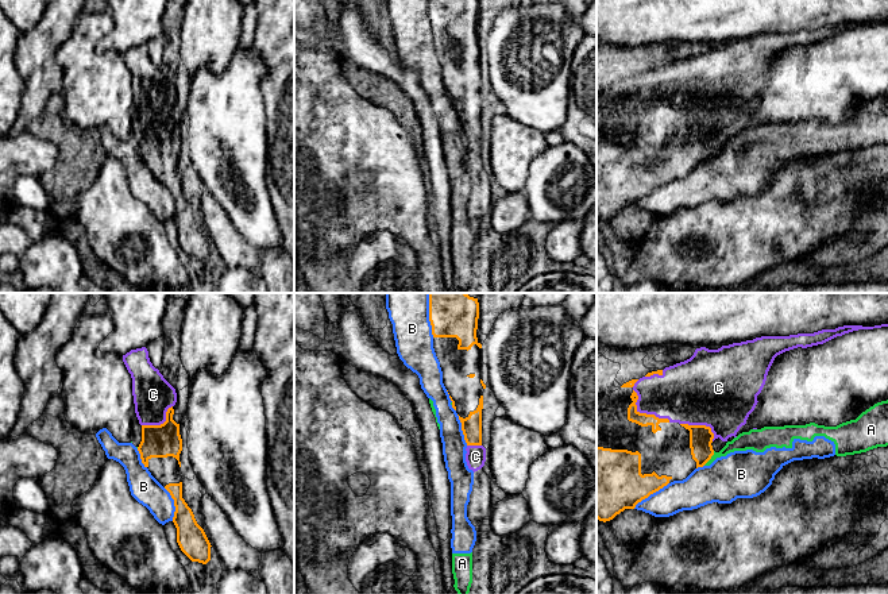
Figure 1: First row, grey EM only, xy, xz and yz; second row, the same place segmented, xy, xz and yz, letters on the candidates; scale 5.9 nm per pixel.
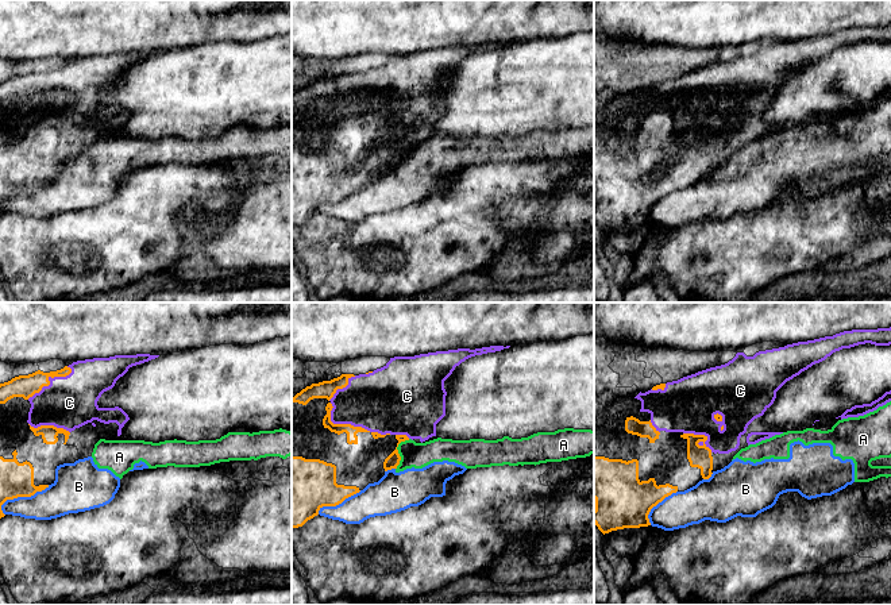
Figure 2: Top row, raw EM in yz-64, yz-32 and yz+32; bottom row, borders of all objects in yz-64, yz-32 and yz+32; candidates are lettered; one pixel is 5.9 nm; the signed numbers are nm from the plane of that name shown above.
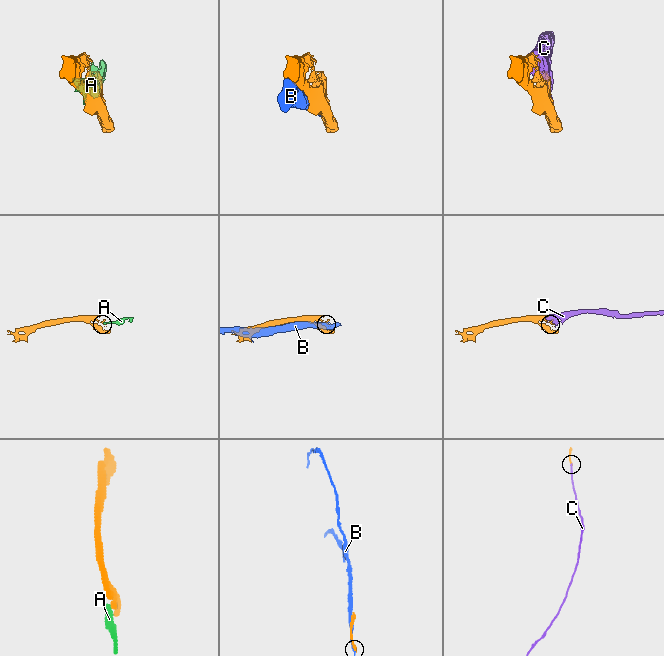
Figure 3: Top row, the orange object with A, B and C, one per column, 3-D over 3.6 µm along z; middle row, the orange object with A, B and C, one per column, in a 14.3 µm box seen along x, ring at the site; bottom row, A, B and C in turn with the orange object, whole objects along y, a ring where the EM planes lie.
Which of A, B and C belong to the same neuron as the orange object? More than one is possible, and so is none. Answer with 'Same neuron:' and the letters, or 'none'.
Same neuron: C

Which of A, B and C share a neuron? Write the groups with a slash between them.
A B / C

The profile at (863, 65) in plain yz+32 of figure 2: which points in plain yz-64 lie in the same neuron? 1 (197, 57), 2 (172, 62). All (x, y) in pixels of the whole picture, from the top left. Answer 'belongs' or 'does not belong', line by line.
1: belongs
2: belongs

